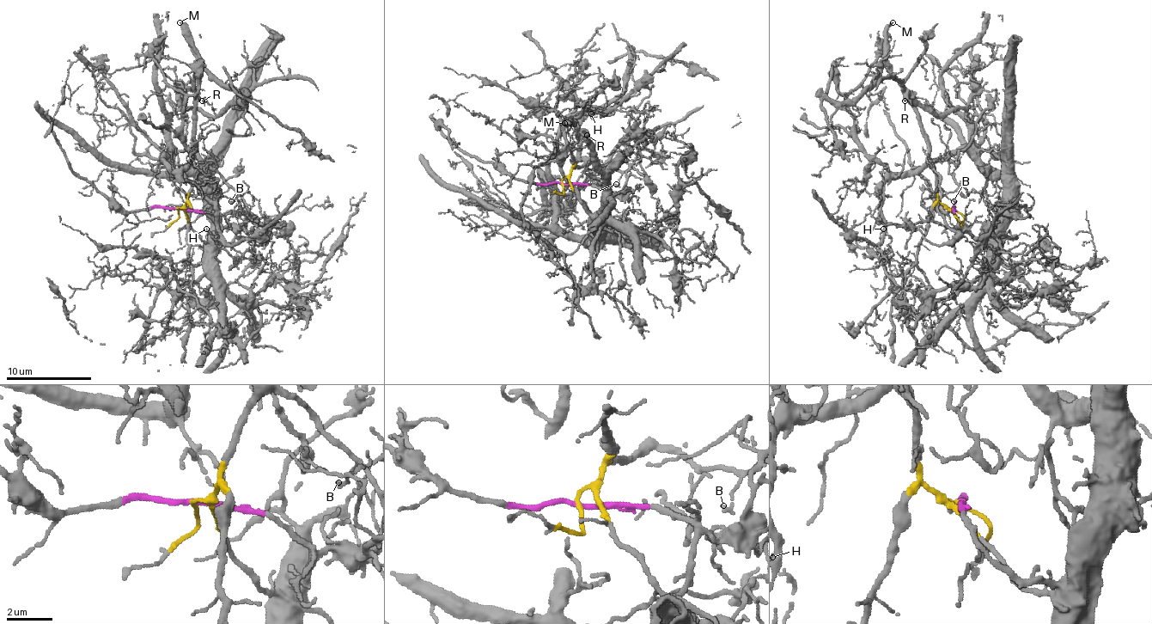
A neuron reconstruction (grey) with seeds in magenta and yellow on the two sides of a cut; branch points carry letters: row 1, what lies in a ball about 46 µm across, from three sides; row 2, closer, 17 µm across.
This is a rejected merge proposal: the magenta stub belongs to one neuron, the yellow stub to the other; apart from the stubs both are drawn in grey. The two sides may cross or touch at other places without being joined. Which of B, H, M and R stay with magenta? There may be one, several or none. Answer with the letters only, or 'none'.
H, R

